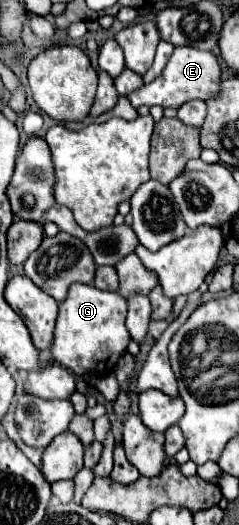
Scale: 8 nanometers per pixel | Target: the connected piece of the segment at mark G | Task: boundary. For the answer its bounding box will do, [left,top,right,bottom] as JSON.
[52,284,130,376]

